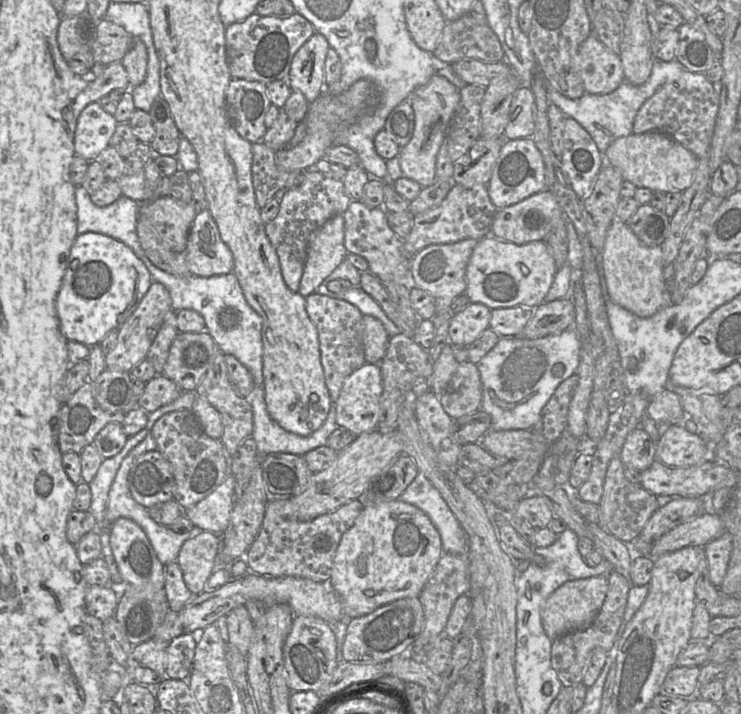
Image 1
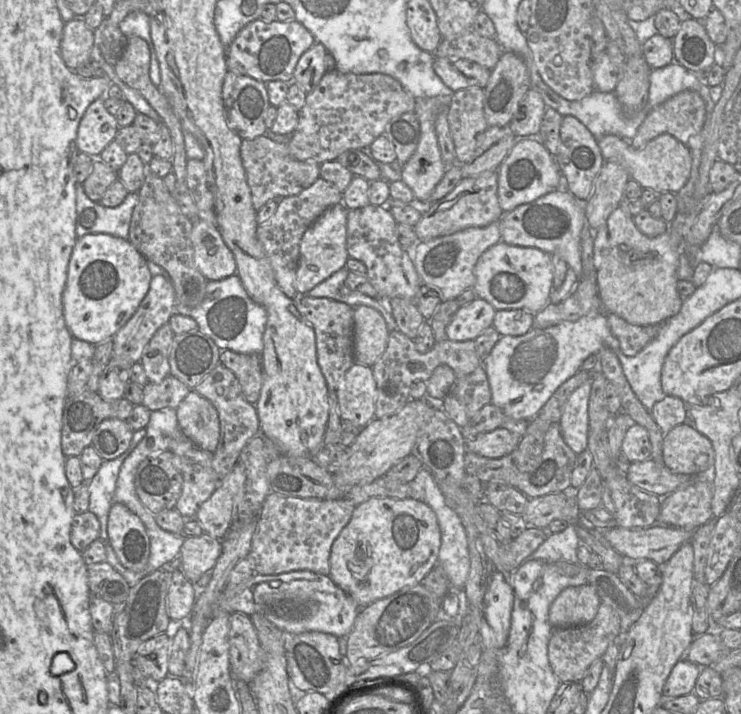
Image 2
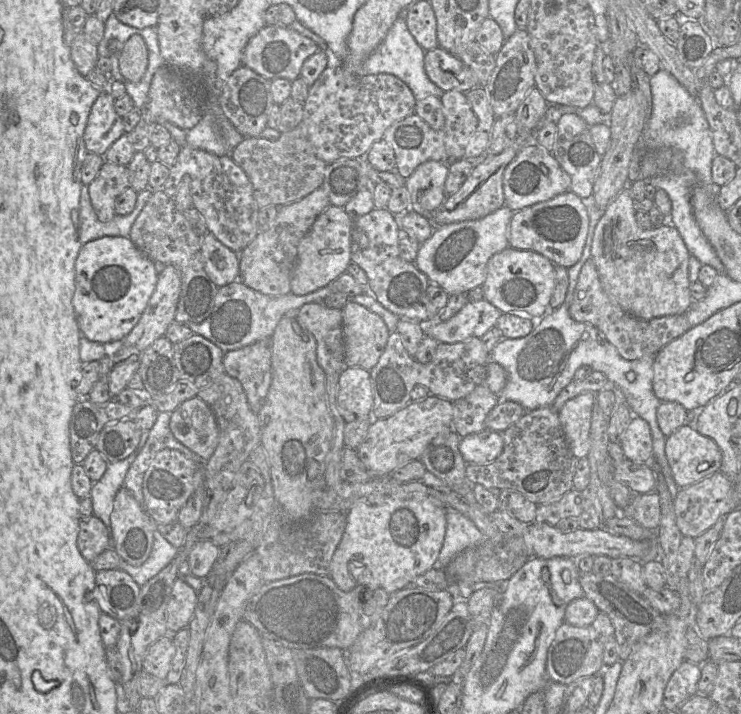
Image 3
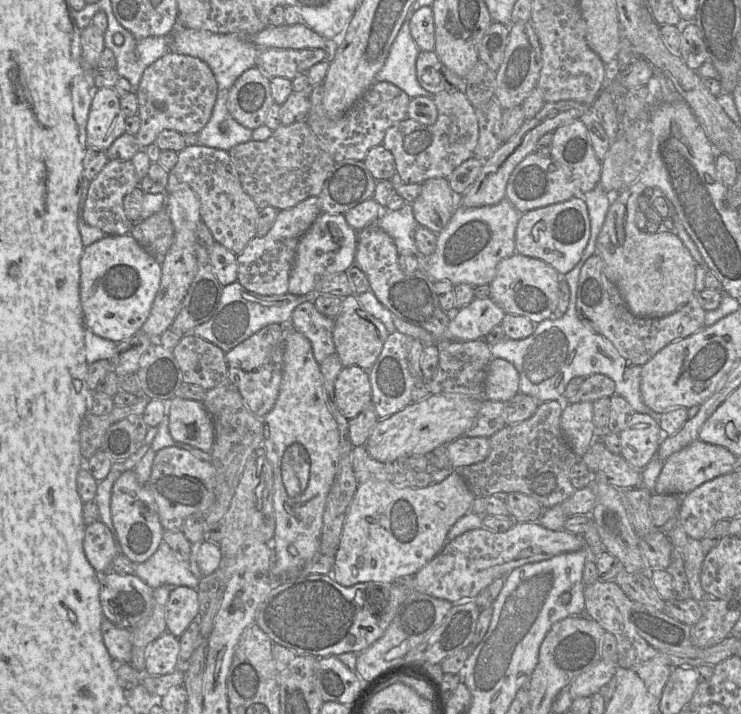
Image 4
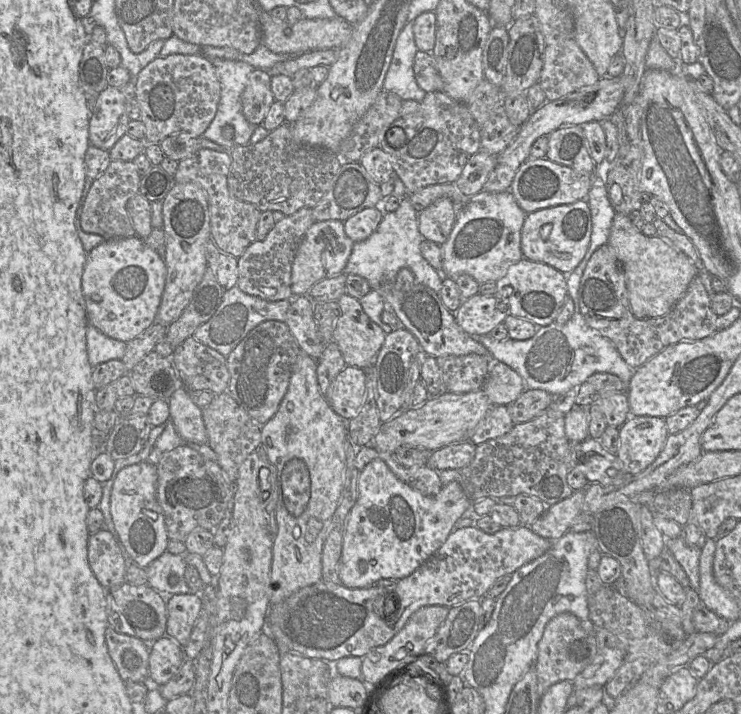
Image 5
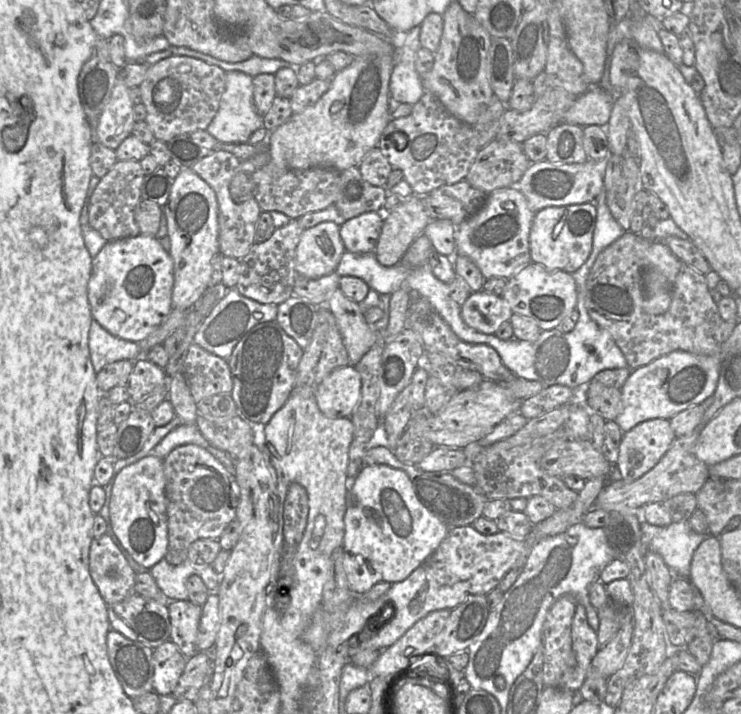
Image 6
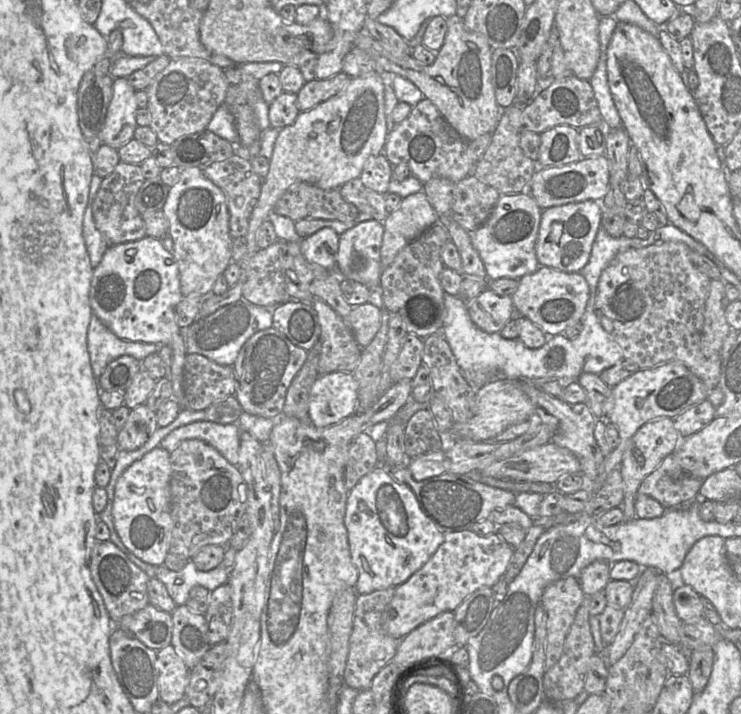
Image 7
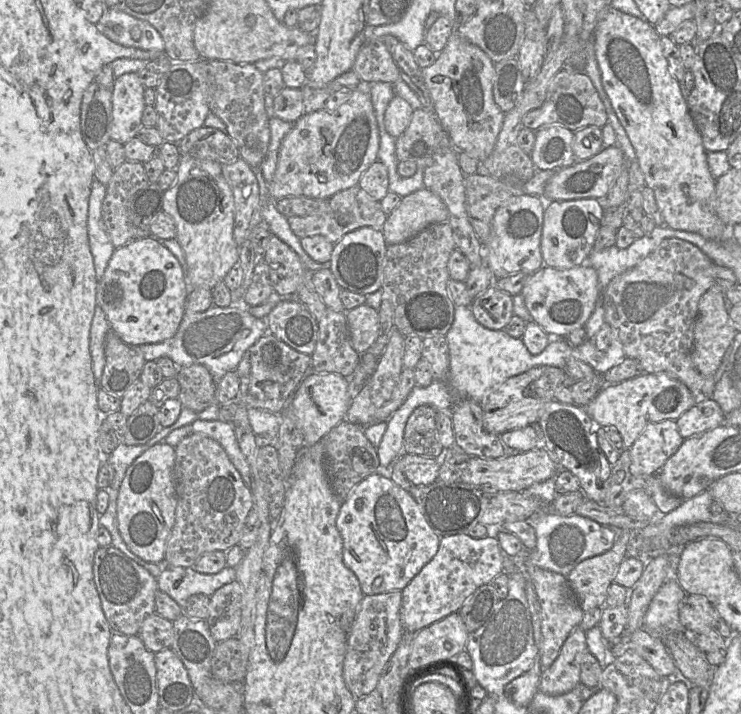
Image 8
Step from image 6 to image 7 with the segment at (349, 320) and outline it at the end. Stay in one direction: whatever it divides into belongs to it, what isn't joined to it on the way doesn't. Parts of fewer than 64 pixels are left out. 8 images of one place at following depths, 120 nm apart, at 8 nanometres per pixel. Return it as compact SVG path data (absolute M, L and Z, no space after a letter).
M332 271L324 279L313 280L309 291L313 298L320 298L325 301L347 322L352 306L345 301L341 293L340 278L336 271Z

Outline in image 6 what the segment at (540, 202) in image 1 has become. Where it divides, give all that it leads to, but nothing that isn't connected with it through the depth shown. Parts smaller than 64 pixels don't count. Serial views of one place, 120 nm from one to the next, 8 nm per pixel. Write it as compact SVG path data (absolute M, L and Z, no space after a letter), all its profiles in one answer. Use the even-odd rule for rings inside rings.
M595 203L551 206L535 212L529 235L531 261L550 270L562 270L573 274L588 259L593 244L596 227L597 208ZM558 226L560 233L553 238L553 230Z

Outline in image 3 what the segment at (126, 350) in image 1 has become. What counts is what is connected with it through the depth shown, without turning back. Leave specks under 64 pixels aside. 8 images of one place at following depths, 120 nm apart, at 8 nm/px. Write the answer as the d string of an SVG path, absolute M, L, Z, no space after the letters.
M166 265L158 275L157 284L139 321L131 332L123 339L123 344L139 351L147 349L155 340L165 336L169 325L175 321L176 310L181 293L181 278L177 269Z

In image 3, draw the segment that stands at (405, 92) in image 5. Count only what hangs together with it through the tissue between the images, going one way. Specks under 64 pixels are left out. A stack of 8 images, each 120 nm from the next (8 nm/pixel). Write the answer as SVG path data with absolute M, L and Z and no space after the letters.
M404 8L390 27L381 44L366 58L361 66L361 73L374 75L380 73L391 74L402 80L412 91L418 101L428 96L440 98L444 93L427 76L424 68L423 50L410 34L407 27L407 15L410 8Z

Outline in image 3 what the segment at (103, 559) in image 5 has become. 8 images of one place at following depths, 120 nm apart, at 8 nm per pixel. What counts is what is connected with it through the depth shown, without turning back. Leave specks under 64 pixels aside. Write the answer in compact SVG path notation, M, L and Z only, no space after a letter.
M92 515L80 521L77 545L88 562L106 549L112 548L109 530L101 519Z

